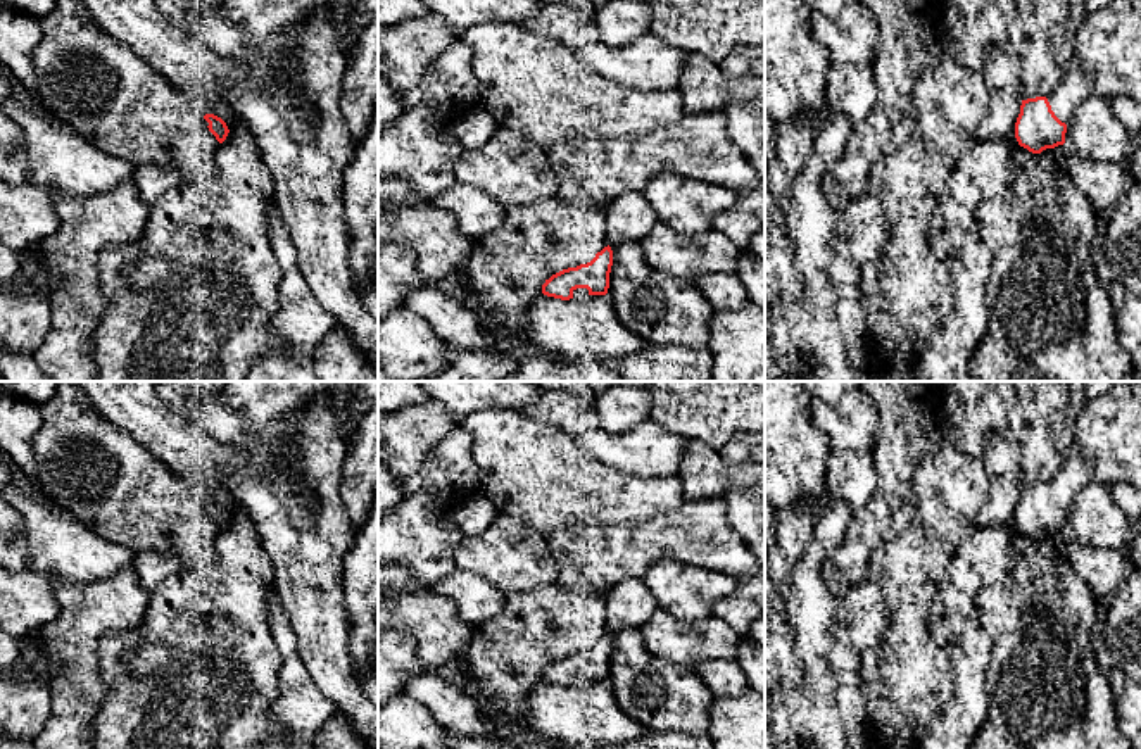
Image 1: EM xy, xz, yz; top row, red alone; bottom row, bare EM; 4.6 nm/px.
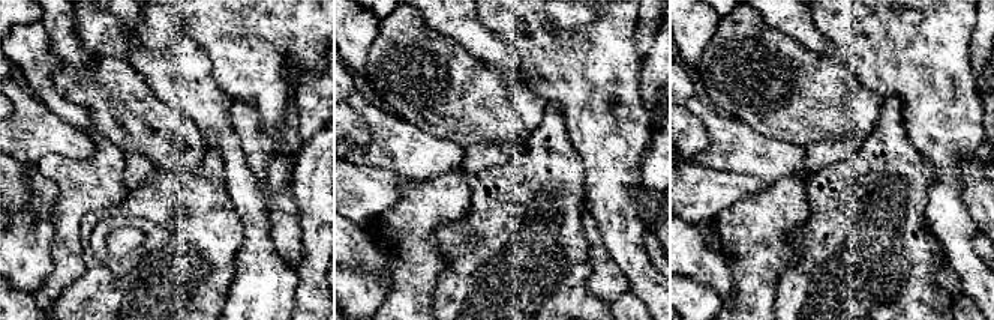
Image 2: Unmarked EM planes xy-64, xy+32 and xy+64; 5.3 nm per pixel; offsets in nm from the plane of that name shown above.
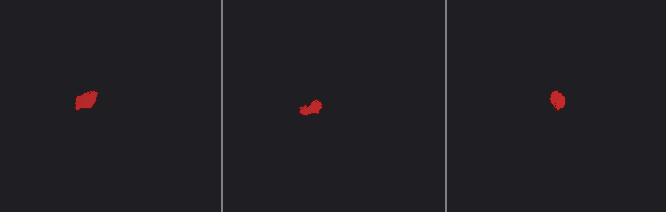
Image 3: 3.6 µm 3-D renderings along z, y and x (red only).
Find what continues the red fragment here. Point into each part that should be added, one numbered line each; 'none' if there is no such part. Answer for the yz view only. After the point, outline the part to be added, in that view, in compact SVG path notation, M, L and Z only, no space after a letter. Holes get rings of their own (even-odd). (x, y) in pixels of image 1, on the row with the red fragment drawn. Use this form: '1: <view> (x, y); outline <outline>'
1: yz (1107, 62); outline M1112 0L1087 14L1070 69L1046 98L1055 116L1067 124L1075 107L1093 95L1127 97L1141 104L1141 0Z

